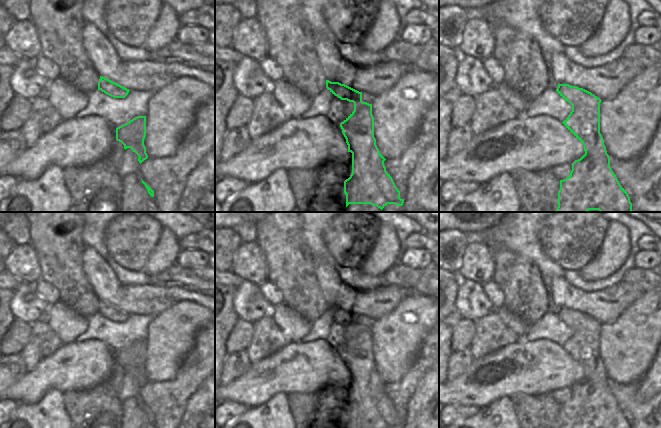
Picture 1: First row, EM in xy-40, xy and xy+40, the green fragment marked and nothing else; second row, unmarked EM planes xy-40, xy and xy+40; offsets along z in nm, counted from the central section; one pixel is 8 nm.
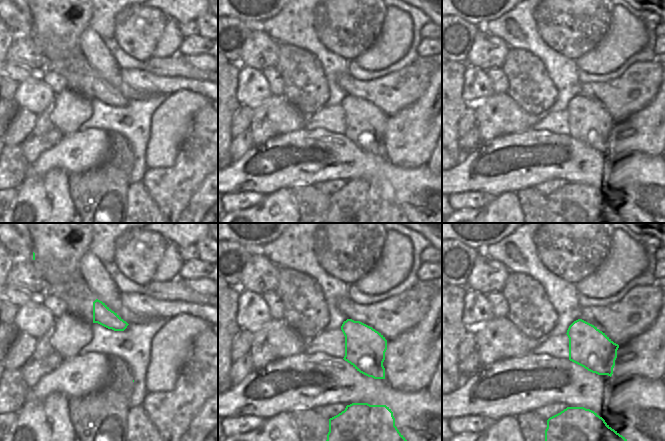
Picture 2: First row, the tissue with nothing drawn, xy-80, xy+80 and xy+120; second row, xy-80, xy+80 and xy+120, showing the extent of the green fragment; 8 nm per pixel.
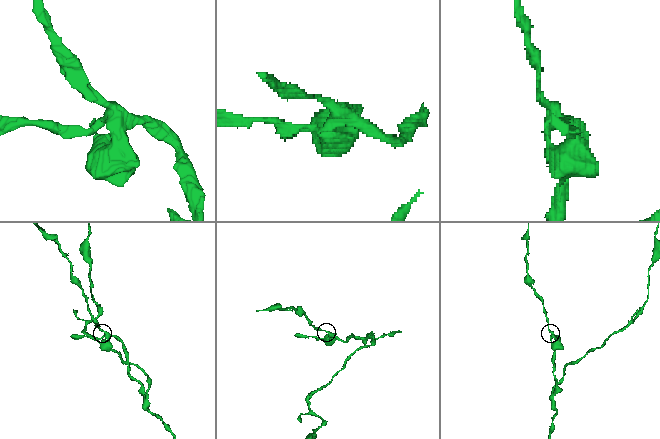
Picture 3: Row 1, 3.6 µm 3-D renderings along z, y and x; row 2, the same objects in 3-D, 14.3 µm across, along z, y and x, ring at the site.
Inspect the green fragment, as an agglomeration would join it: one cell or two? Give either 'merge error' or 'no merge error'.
merge error

